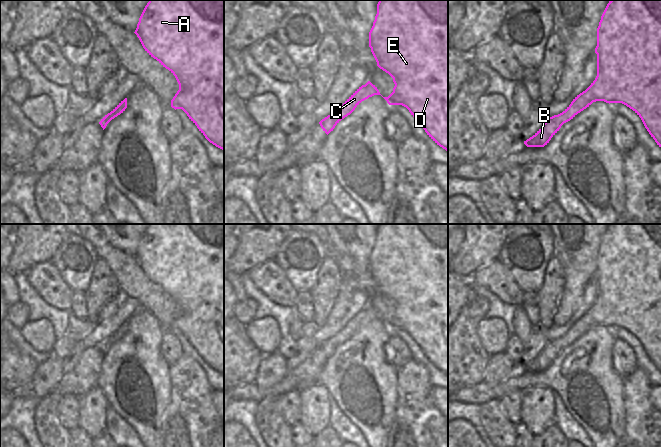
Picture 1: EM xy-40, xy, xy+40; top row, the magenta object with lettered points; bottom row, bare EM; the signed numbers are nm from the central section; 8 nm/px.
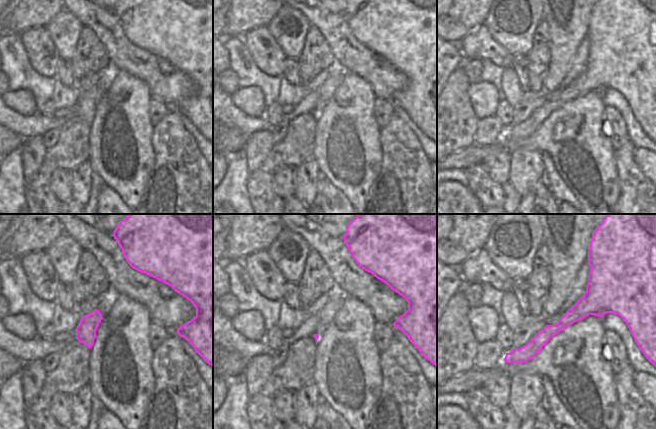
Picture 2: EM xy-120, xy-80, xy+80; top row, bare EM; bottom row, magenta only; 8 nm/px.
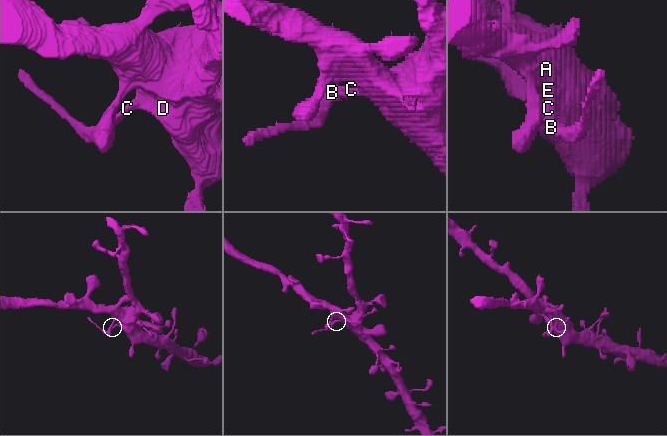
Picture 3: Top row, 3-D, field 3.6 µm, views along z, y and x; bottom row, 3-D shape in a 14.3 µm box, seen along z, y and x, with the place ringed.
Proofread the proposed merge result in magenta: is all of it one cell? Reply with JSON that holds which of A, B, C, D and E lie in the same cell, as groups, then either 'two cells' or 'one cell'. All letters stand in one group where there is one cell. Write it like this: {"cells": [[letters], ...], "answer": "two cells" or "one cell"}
{"cells": [["A", "D", "E"], ["B", "C"]], "answer": "two cells"}

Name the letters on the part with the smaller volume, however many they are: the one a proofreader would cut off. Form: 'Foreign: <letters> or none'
Foreign: B, C

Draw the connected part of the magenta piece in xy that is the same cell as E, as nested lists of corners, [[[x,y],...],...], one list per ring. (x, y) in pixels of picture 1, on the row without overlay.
[[[379,224],[377,238],[369,256],[369,271],[377,290],[388,297],[395,308],[393,316],[383,321],[389,329],[402,329],[419,346],[427,359],[440,371],[448,375],[448,224]]]

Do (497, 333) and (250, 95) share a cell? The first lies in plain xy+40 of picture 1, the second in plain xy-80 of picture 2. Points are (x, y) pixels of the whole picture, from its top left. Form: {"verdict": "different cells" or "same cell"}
{"verdict": "same cell"}

